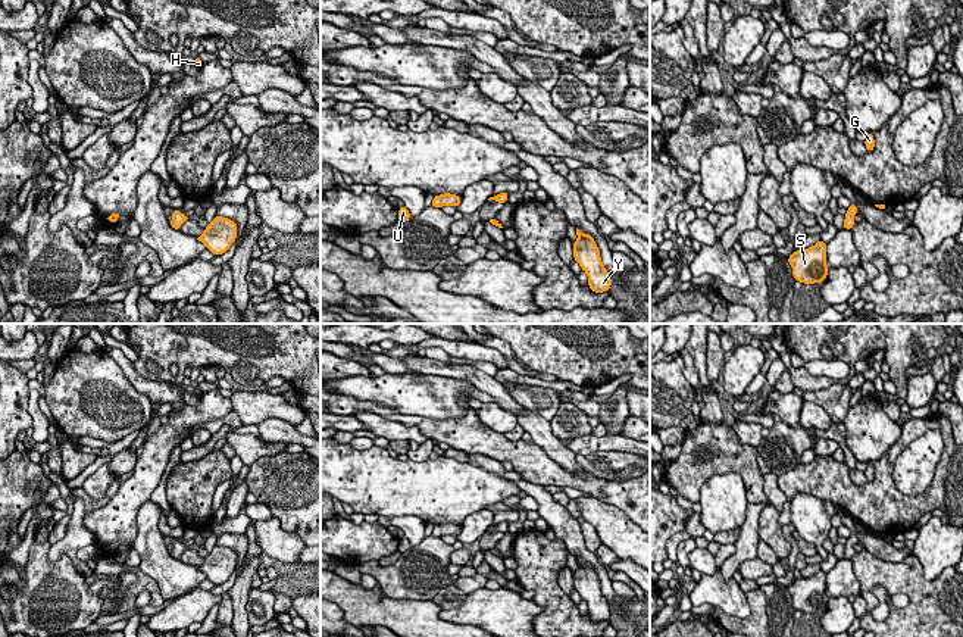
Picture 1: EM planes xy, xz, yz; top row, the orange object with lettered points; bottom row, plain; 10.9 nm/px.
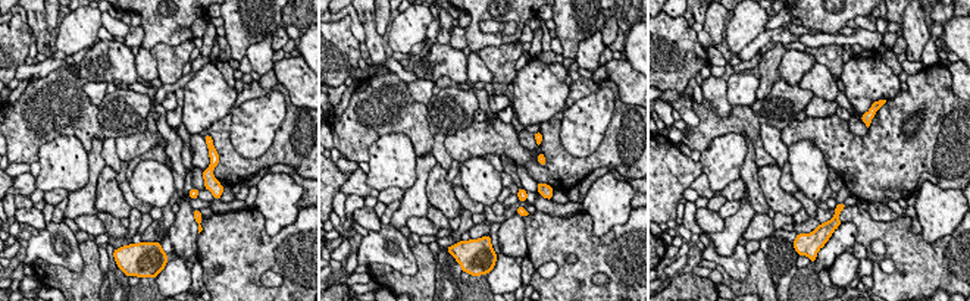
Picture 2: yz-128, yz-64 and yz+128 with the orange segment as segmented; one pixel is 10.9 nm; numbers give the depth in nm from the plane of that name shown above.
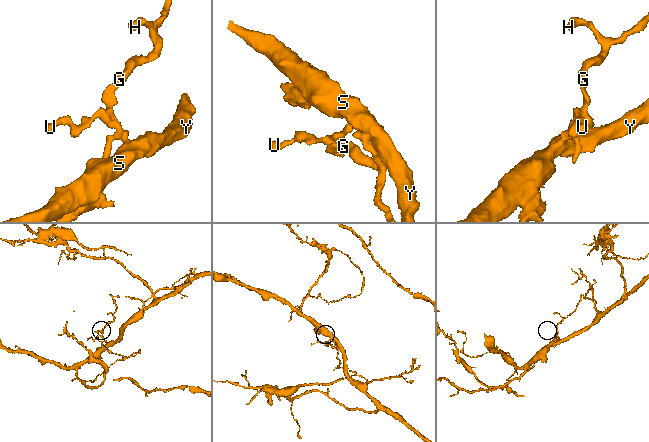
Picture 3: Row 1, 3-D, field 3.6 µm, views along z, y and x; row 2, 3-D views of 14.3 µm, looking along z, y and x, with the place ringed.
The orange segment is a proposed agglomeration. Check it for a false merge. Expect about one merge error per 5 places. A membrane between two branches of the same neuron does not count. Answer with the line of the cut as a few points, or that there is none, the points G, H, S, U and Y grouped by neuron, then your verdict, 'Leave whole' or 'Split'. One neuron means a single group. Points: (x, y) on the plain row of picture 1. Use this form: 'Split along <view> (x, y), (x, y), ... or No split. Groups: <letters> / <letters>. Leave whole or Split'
No split. Groups: G H S U Y. Leave whole

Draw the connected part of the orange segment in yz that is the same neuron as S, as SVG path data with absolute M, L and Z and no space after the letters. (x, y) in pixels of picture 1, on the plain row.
M817 571L809 578L795 580L788 593L792 597L792 606L803 613L823 612L828 605L826 572Z

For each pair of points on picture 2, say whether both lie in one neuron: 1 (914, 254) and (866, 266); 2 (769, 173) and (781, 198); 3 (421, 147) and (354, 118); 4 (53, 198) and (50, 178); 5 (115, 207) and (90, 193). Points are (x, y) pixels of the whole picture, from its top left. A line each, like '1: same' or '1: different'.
1: different
2: same
3: same
4: different
5: different

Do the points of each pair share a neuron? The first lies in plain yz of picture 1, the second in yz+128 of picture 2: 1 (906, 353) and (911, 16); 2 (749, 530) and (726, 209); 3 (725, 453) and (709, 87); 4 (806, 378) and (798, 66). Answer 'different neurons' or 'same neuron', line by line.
1: different neurons
2: different neurons
3: different neurons
4: different neurons

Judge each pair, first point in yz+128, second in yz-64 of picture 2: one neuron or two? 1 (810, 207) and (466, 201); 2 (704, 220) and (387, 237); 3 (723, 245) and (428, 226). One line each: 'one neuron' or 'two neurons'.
1: one neuron
2: two neurons
3: two neurons

